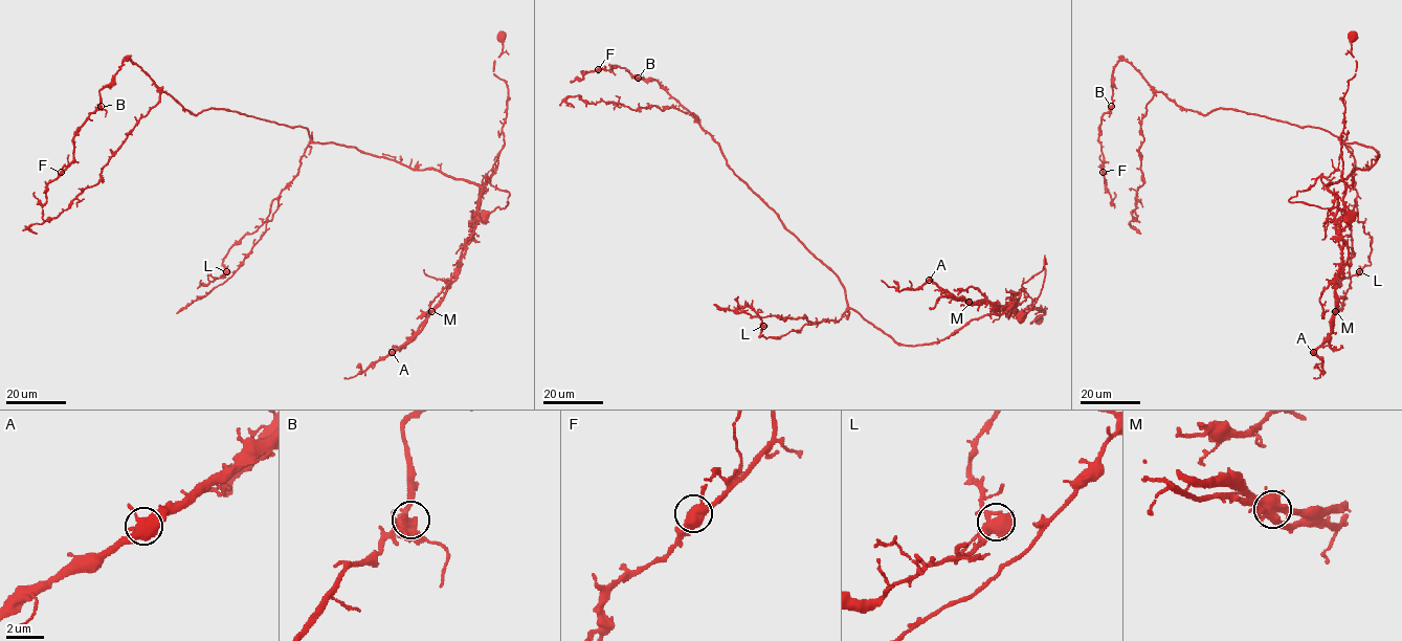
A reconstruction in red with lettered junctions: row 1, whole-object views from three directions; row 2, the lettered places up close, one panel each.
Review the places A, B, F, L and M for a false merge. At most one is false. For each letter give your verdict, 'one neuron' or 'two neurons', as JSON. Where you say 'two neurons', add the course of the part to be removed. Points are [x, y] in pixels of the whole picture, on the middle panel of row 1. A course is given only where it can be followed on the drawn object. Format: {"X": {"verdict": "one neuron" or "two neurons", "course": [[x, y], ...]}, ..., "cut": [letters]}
{"A": {"verdict": "one neuron"}, "B": {"verdict": "one neuron"}, "F": {"verdict": "one neuron"}, "L": {"verdict": "one neuron"}, "M": {"verdict": "two neurons", "course": [[969, 302], [989, 301], [1002, 309], [1013, 304], [1017, 312], [1041, 307], [1044, 314], [1030, 323], [1038, 321]]}, "cut": ["M"]}

